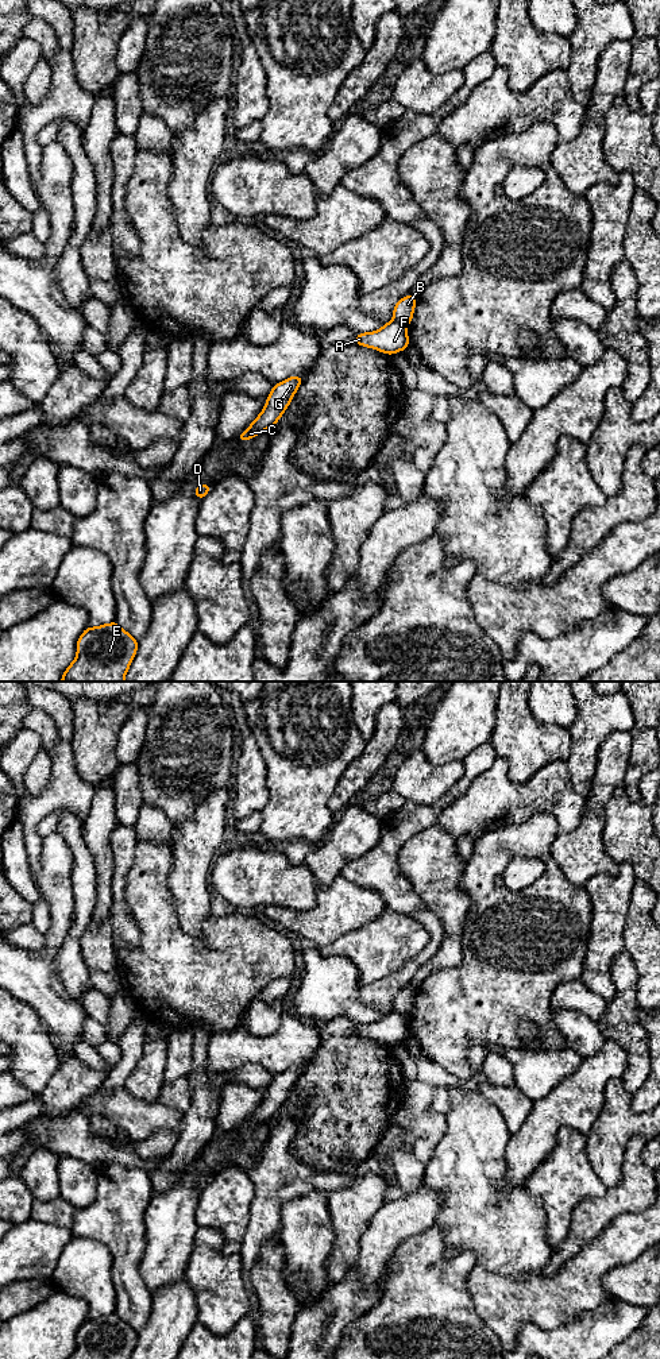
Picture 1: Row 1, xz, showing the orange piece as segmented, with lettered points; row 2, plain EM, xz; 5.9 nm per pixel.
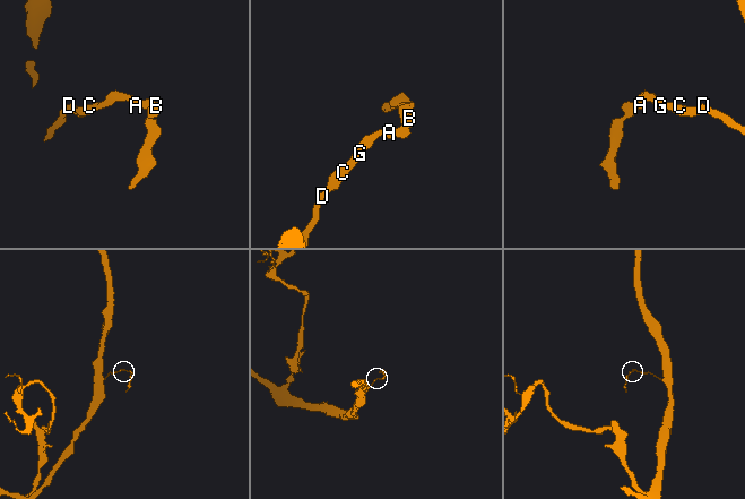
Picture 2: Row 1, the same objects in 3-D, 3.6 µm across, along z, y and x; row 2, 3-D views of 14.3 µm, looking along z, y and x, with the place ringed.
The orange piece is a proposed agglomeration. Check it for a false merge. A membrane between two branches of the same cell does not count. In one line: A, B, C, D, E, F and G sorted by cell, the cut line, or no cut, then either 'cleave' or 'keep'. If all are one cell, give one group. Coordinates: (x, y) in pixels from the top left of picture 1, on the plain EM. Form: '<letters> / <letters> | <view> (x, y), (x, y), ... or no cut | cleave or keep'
A C D E F G / B | xz (394, 1011), (405, 1018) | cleave

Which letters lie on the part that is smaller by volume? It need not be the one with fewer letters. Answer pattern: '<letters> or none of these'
B

